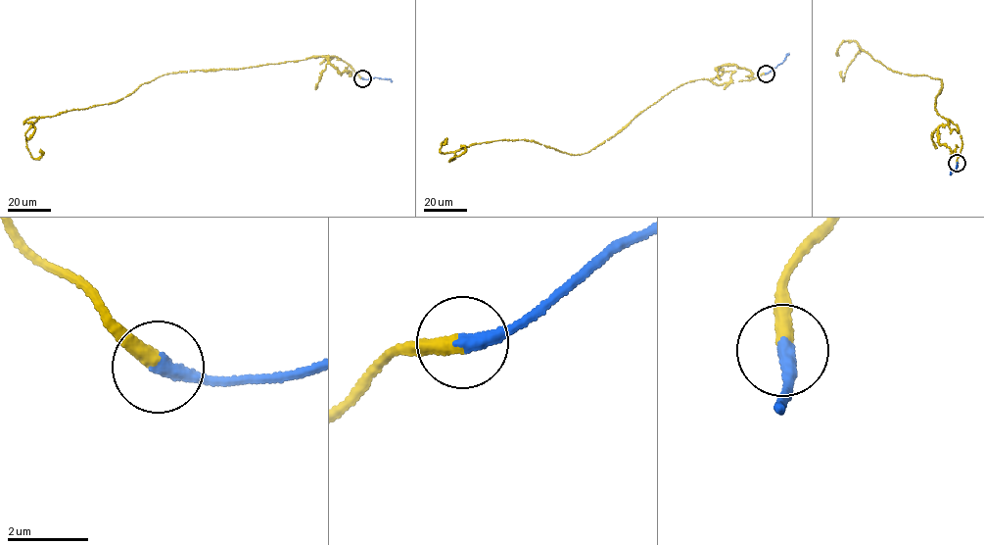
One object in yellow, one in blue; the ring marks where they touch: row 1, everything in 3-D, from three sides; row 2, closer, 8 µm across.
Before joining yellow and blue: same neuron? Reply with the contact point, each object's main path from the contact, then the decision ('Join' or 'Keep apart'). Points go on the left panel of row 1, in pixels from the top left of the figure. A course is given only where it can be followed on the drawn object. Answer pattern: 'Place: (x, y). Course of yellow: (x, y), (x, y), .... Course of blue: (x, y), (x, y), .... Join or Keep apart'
Place: (362, 78). Course of yellow: (361, 78), (323, 56), (164, 74), (116, 102), (38, 119), (25, 135), (34, 158), (40, 149). Course of blue: (361, 78), (393, 81). Join

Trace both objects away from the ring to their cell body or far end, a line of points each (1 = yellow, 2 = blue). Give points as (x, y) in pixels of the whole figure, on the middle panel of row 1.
1: (766, 74), (751, 79), (726, 64), (582, 154), (497, 140), (458, 149), (449, 162), (460, 145)
2: (766, 74), (776, 67), (789, 53)

